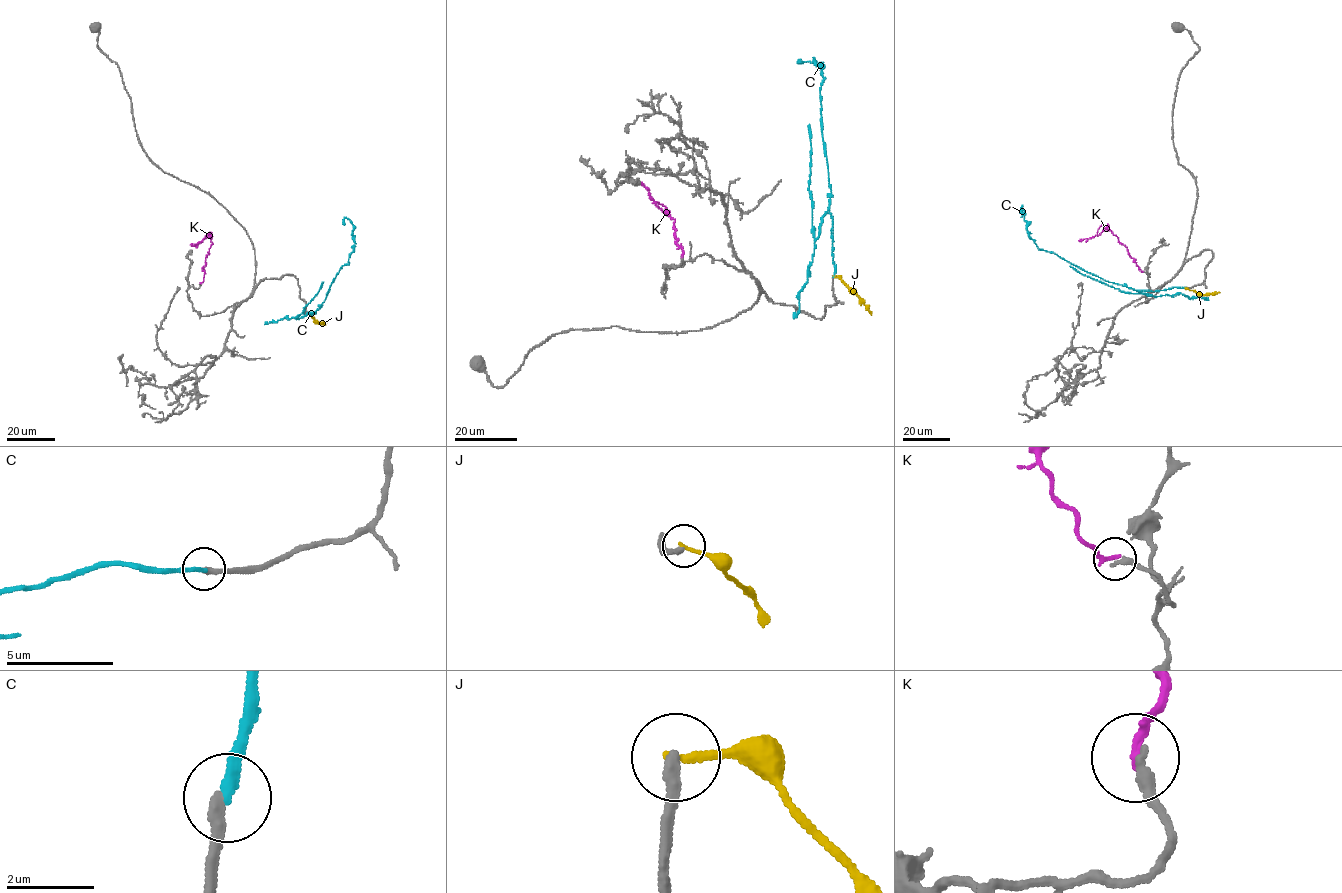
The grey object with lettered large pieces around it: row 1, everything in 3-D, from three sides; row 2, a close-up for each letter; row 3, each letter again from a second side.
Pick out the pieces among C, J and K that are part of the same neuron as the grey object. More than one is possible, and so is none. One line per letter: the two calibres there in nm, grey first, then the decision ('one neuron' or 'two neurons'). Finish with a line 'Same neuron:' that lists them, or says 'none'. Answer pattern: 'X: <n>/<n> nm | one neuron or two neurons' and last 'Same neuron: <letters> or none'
C: 300/240 nm | one neuron
J: 300/170 nm | two neurons
K: 280/220 nm | one neuron
Same neuron: C, K

